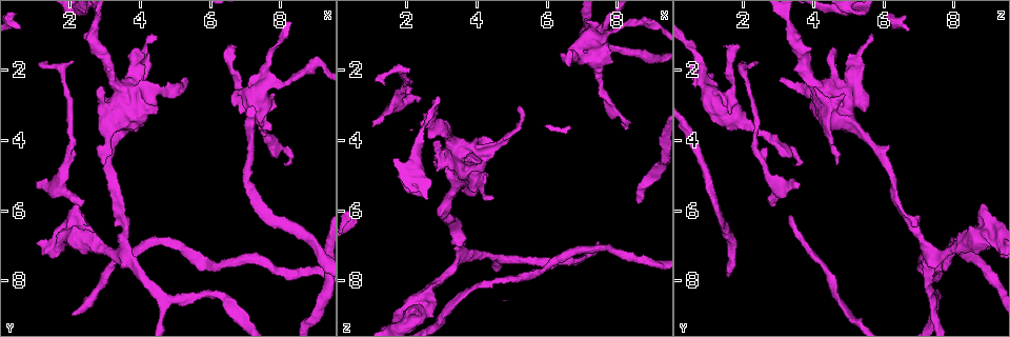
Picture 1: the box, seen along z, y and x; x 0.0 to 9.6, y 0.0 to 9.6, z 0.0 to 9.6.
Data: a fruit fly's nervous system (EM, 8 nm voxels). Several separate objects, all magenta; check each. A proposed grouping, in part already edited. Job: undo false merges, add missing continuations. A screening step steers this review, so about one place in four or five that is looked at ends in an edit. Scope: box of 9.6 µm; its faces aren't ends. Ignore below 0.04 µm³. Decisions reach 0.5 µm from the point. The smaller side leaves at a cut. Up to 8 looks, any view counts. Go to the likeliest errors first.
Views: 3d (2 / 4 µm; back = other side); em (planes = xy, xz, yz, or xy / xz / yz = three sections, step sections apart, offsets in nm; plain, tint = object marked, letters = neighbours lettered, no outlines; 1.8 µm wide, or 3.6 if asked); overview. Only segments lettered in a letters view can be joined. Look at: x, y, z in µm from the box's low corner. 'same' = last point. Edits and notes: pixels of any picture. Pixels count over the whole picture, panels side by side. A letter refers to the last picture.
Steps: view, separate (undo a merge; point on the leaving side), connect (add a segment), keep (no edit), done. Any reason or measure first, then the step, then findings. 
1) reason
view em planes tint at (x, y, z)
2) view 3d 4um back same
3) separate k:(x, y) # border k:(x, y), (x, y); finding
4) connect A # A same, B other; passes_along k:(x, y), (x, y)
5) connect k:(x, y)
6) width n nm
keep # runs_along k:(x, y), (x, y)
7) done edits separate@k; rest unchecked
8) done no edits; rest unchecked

sharp bend
view em 3.6um xz step 4 letters at (2.25, 6.85, 8.70)

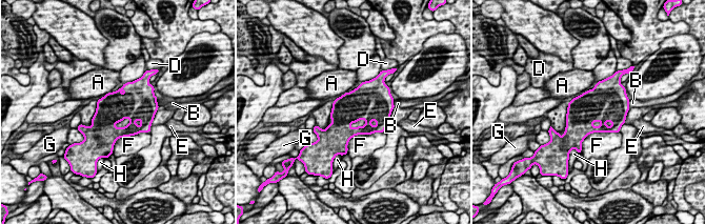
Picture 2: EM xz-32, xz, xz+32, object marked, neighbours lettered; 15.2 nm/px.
another direction
view em 3.6um planes letters same

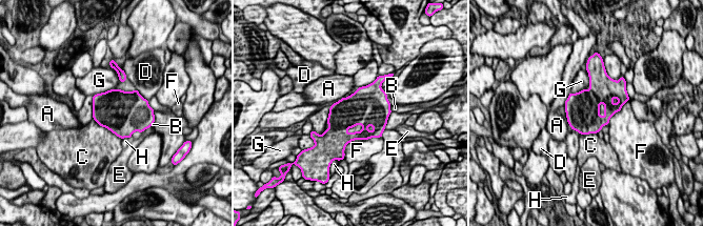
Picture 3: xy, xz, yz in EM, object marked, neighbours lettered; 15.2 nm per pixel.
keep # A other, B other, C other, D other, E other, F other, G other, H other; border 3:(93, 118), (121, 139); one neuron here

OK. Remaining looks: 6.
branch stops here
view em planes letters at (1.30, 1.70, 2.45)

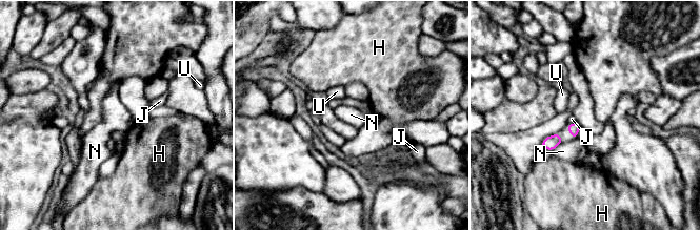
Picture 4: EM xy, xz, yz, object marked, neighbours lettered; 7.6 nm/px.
keep # H other, J other, N other, U other; border 4:(563, 142), (552, 151); none of them fits

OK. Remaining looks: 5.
branch stops here
view em planes letters at (2.35, 5.85, 2.85)

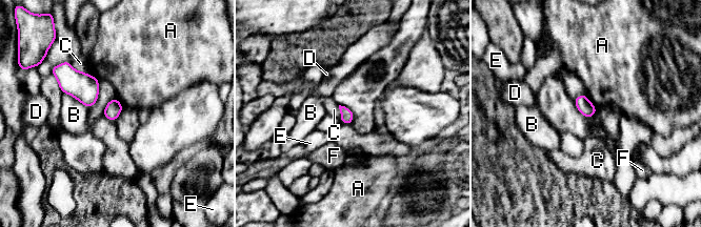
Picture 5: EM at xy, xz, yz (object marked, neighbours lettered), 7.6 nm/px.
keep # A other, B other, C other, D other, E other, F other; border 5:(69, 61), (74, 68), (85, 73); none of them fits

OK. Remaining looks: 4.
done no edits; rest unchecked

